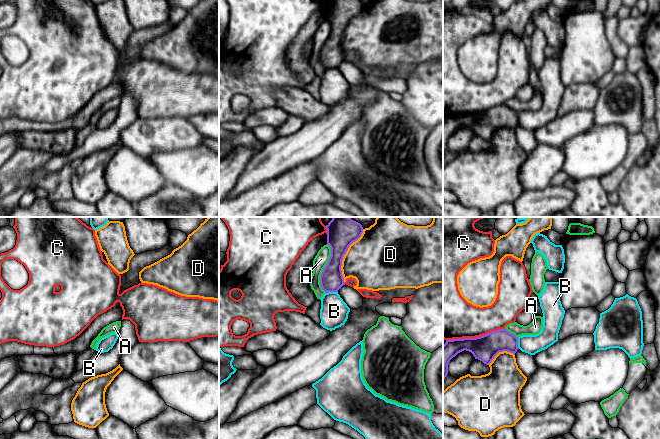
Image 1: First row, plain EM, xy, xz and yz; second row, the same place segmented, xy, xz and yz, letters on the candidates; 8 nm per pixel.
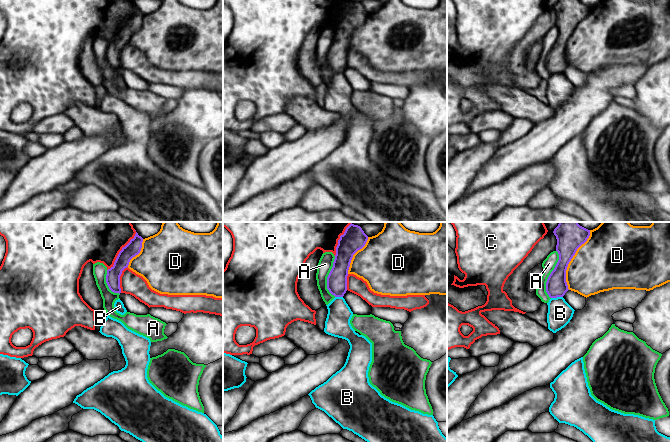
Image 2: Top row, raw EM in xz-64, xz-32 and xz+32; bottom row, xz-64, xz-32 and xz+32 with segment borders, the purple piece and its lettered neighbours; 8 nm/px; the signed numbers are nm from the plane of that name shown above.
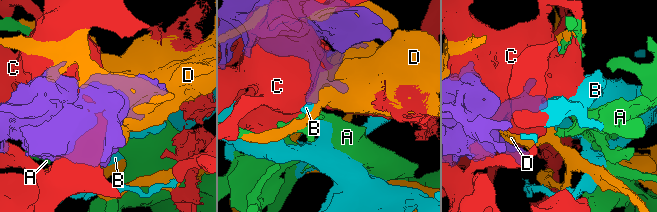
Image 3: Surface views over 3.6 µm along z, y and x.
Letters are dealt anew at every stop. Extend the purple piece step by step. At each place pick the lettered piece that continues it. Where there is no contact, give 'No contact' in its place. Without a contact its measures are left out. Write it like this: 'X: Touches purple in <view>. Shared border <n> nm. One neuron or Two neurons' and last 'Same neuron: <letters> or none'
A: Touches purple in xz. Shared border 400 nm. Two neurons
B: Touches purple in xz. Shared border 110 nm. Two neurons
C: Touches purple in yz. Shared border 480 nm. Two neurons
D: Touches purple in xz. Shared border 460 nm. Two neurons
Same neuron: none

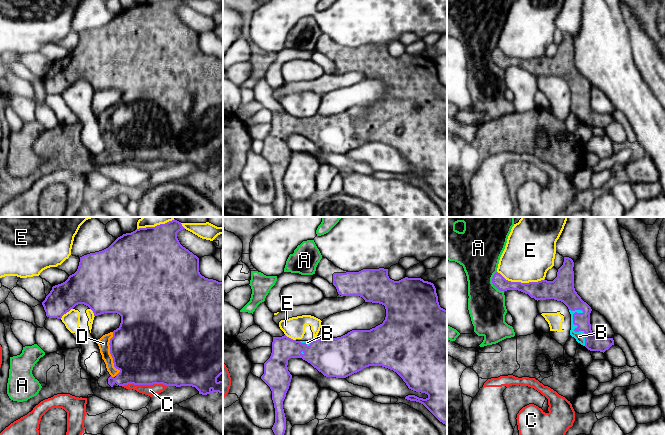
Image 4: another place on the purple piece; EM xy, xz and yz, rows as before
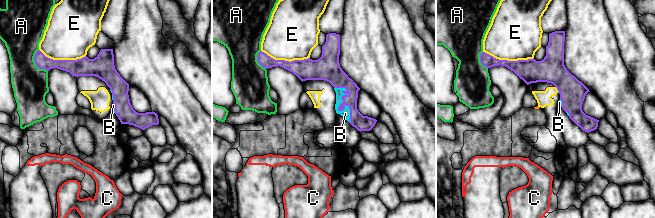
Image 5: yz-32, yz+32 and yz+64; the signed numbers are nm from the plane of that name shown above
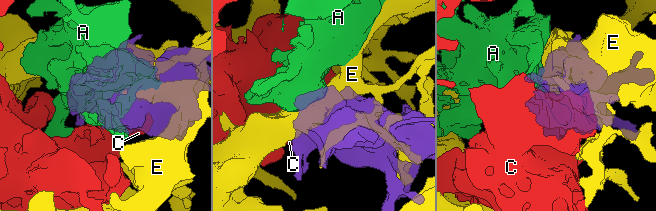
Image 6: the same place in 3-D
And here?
A: Touches purple in yz. Shared border 180 nm. Two neurons
B: Touches purple in yz. Shared border 320 nm. One neuron
C: Touches purple in xy. Shared border 360 nm. Two neurons
D: Touches purple in xy. Shared border 360 nm. One neuron
E: Touches purple in yz. Shared border 380 nm. Two neurons
Same neuron: B, D

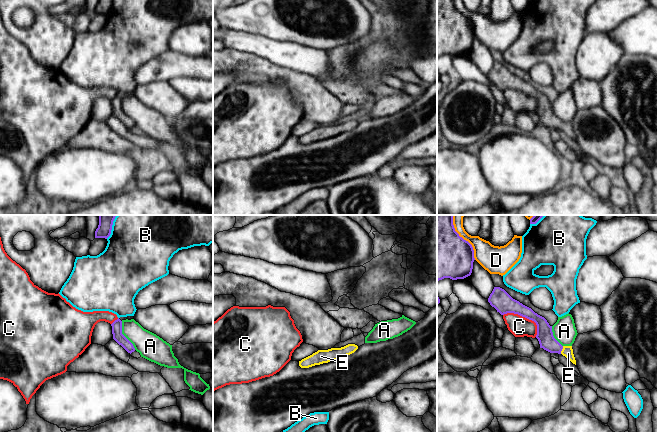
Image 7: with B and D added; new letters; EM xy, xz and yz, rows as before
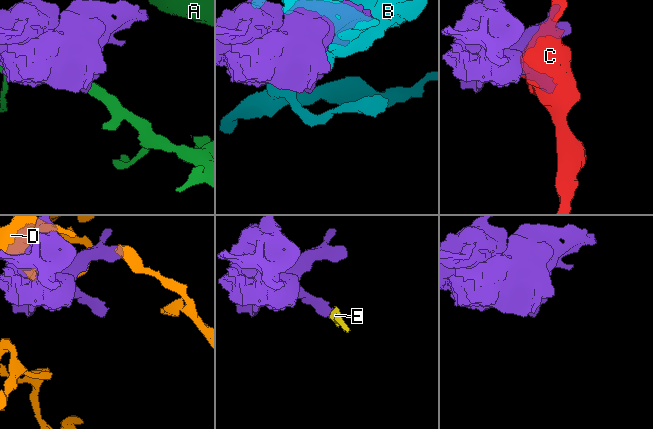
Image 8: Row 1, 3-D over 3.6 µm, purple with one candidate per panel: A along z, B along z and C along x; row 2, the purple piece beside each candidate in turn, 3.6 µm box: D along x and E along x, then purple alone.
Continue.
A: Touches purple in xy. Shared border 260 nm. Two neurons
B: Touches purple in xy. Shared border 220 nm. Two neurons
C: Touches purple in yz. Shared border 320 nm. Two neurons
D: Touches purple in yz. Shared border 400 nm. Two neurons
E: Touches purple in yz. Shared border 70 nm. One neuron
Same neuron: E

